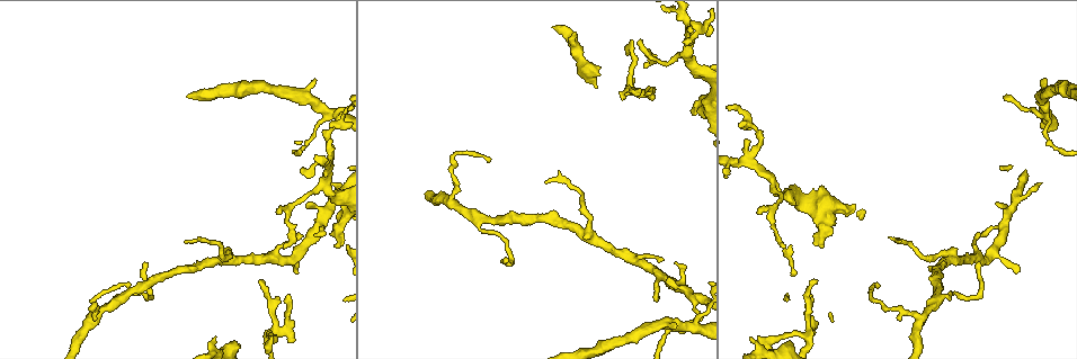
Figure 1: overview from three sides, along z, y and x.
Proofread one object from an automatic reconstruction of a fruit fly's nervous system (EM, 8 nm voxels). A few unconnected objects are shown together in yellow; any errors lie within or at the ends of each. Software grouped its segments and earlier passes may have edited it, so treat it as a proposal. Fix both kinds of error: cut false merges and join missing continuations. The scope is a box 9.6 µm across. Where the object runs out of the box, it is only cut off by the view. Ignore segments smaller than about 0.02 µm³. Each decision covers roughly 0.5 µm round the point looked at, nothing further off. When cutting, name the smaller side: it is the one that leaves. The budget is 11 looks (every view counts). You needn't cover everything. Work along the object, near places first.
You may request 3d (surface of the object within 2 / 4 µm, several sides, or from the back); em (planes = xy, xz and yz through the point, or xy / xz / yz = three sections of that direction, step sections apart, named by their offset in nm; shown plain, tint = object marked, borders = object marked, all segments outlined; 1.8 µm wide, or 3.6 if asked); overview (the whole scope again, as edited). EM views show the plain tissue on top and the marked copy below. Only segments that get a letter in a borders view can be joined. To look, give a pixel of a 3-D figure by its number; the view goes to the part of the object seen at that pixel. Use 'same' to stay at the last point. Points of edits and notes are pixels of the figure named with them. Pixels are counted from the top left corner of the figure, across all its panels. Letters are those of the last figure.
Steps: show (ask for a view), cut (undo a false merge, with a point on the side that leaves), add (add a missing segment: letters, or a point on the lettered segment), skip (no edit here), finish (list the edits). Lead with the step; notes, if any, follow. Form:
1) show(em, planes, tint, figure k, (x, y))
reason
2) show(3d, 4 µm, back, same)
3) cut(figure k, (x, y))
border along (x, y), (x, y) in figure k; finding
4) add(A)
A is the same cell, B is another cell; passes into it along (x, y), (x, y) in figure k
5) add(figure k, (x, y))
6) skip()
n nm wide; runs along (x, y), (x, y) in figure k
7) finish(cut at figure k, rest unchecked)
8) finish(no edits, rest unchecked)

show(em, 3.6 µm, xy, step 8, borders, figure 1, (331, 184))
tapers out

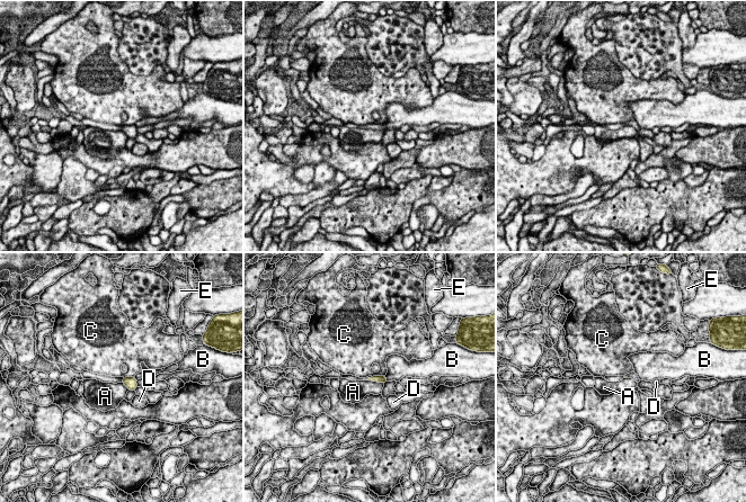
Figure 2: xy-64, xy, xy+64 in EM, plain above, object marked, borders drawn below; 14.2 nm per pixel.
skip()
A, B, C, D and E are other cells; border along (366, 379), (383, 384) in figure 2; no lettered segment goes on from it

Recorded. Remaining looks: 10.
show(3d, 4 µm, figure 1, (294, 270))
tapers out

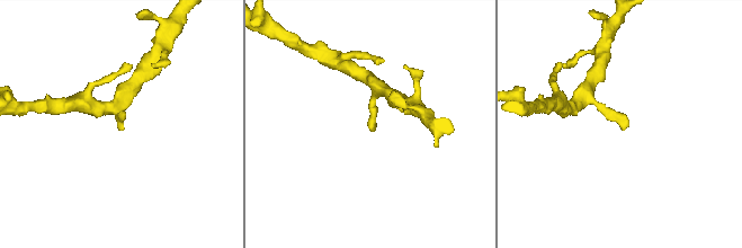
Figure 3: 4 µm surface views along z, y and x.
show(em, xy, step 16, tint, figure 3, (627, 125))

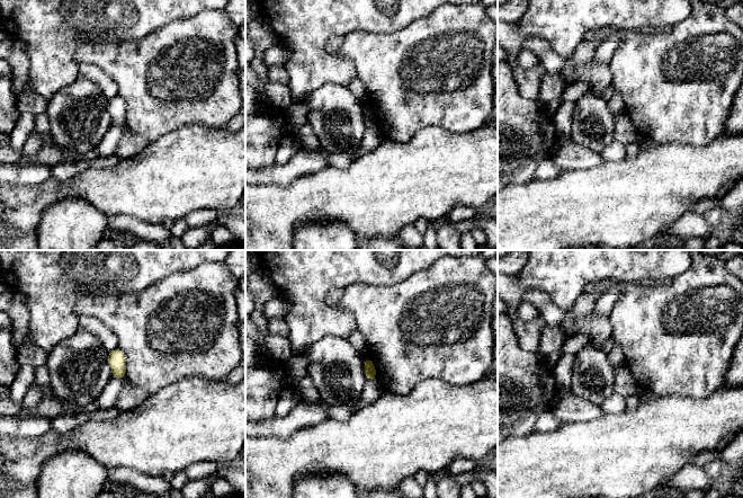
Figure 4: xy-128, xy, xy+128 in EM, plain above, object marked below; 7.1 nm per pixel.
show(em, xy, step 16, borders, same)

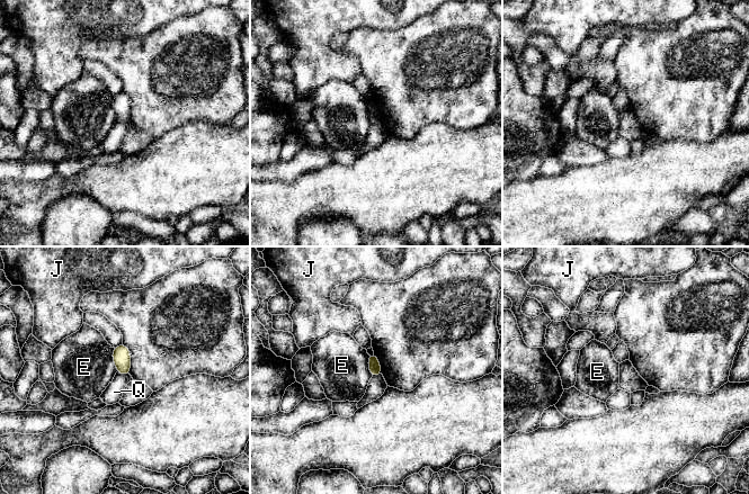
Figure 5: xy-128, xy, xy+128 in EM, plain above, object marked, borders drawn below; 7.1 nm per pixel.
skip()
90 nm wide; E, J and Q are other cells; border along (113, 348), (112, 356), (116, 371) in figure 5; none of them fits

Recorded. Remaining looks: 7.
show(em, yz, step 4, borders, figure 1, (821, 246))
free end

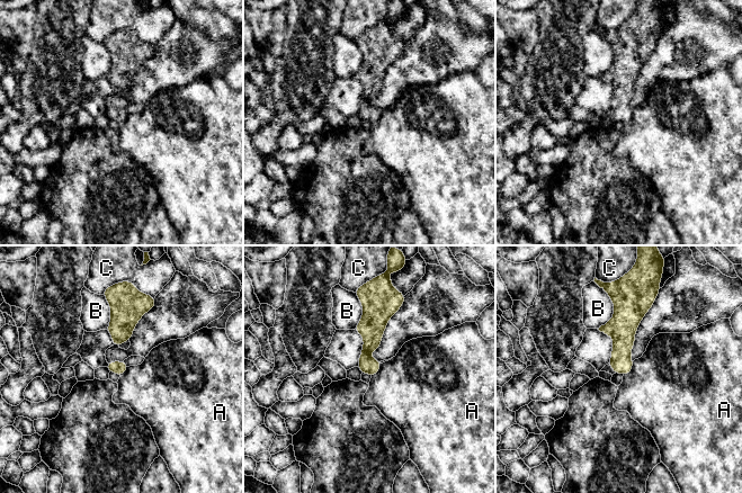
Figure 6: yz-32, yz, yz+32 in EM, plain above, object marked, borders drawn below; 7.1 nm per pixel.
show(em, planes, borders, same)
another direction

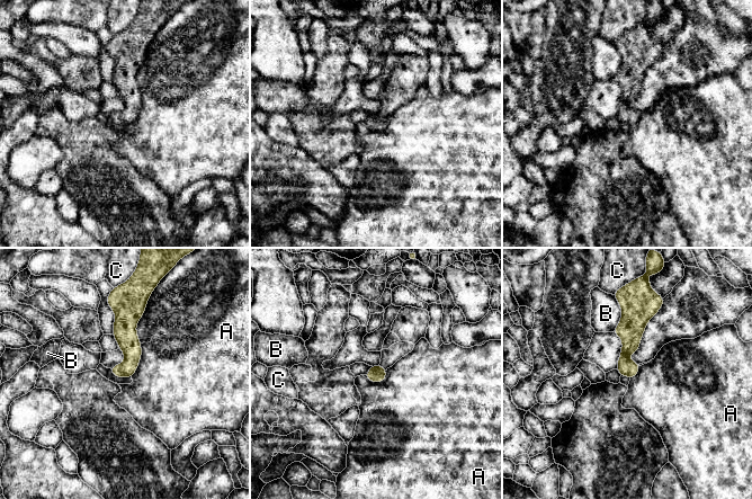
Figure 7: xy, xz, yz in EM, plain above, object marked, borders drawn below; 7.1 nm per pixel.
skip()
A touches over 550 nm; A, B and C are other cells; none of them fits

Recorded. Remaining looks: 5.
show(3d, 2 µm, back, figure 1, (812, 295))

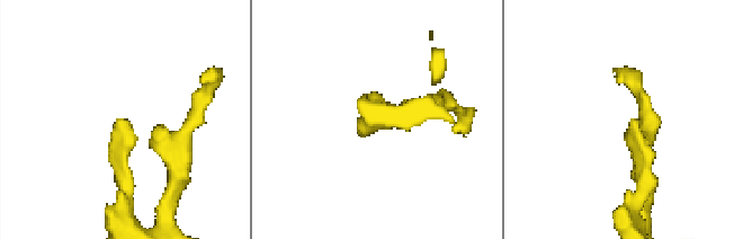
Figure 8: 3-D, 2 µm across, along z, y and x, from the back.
show(em, planes, borders, figure 8, (126, 123))
shape alone is not enough

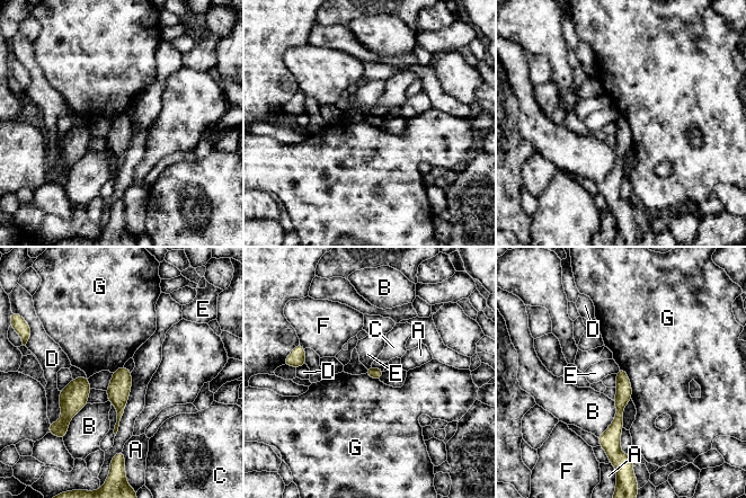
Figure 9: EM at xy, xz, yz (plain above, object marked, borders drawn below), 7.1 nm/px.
skip()
B touches over 300 nm; A, B, C, D, E, F and G are other cells; runs along (622, 372), (616, 441) in figure 9; no lettered segment goes on from it

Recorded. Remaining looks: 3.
finish(no edits, rest unchecked)

